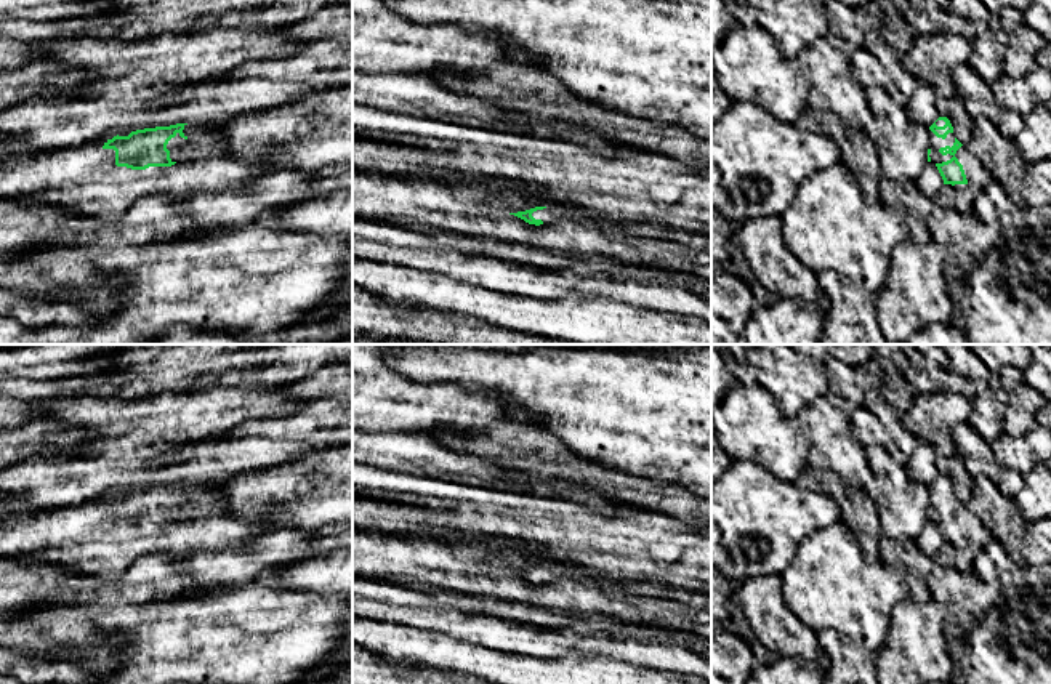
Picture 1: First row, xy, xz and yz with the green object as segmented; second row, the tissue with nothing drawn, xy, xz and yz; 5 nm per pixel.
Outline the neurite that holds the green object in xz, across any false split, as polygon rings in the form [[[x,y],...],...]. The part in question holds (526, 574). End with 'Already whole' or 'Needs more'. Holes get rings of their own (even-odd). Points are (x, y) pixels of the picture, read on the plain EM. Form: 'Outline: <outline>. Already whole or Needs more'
Outline: [[[535,565],[526,570],[509,572],[521,578],[524,578],[529,583],[553,583],[559,578],[574,578],[578,583],[594,588],[596,586],[596,577],[590,573],[575,573],[570,567],[564,565]]]. Needs more

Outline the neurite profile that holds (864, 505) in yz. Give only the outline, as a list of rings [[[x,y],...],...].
[[[806,466],[796,481],[799,489],[827,493],[840,508],[841,521],[852,529],[868,561],[880,561],[880,517],[876,503],[862,489],[848,487],[835,473]]]

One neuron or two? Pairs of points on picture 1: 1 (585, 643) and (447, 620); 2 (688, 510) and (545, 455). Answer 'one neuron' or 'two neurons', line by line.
1: one neuron
2: one neuron

